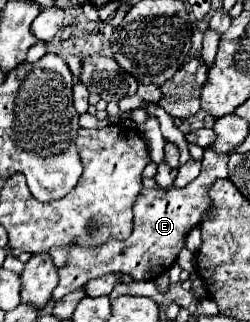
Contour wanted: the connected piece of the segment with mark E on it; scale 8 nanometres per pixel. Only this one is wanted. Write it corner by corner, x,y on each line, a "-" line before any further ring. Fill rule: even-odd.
206,148
202,158
202,172
198,180
190,182
184,188
142,188
140,196
134,204
134,232
126,240
110,240
100,248
70,248
70,264
60,268
60,282
52,294
52,300
60,300
62,296
82,288
88,280
98,278
102,274
128,274
134,280
154,280
162,272
166,272
178,258
184,248
186,236
192,228
196,228
202,218
212,210
208,190
214,186
214,180
228,178
228,154
218,154
212,148

